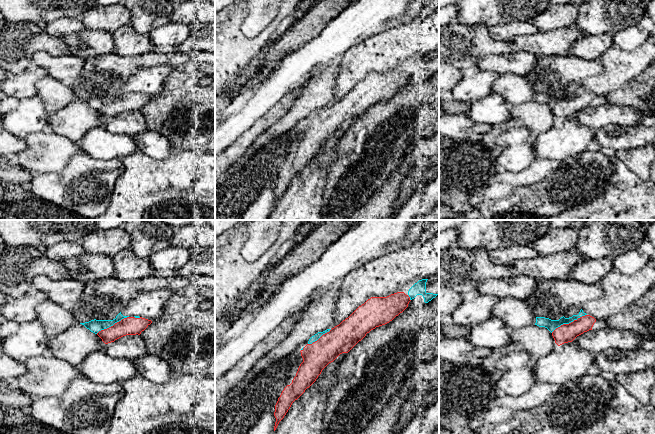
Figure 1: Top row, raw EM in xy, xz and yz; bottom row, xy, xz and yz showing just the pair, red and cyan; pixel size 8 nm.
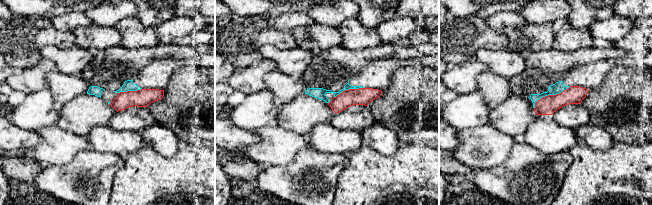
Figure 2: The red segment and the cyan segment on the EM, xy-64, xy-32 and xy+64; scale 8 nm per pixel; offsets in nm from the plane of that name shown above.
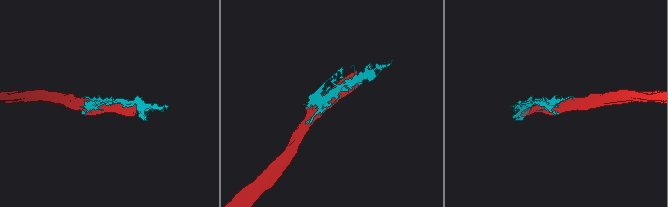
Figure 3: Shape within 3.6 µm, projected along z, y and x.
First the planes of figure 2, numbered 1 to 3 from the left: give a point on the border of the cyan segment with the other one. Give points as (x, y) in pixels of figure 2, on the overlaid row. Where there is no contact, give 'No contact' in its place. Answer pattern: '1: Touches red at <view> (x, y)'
1: Touches red at xy-64 (129, 91)
2: Touches red at xy-32 (349, 89)
3: Touches red at xy+64 (550, 95)

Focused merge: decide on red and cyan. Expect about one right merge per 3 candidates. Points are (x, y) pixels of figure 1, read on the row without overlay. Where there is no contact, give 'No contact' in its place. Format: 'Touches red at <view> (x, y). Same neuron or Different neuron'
Touches red at yz (569, 99). Same neuron

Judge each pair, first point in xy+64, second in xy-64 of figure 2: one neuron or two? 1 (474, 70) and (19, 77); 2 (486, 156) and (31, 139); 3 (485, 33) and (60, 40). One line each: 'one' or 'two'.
1: one
2: two
3: one

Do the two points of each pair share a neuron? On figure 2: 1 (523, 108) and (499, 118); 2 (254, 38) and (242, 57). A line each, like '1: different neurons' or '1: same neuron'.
1: same neuron
2: same neuron

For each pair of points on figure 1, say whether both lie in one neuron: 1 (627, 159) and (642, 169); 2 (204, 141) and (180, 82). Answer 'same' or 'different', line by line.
1: same
2: same

